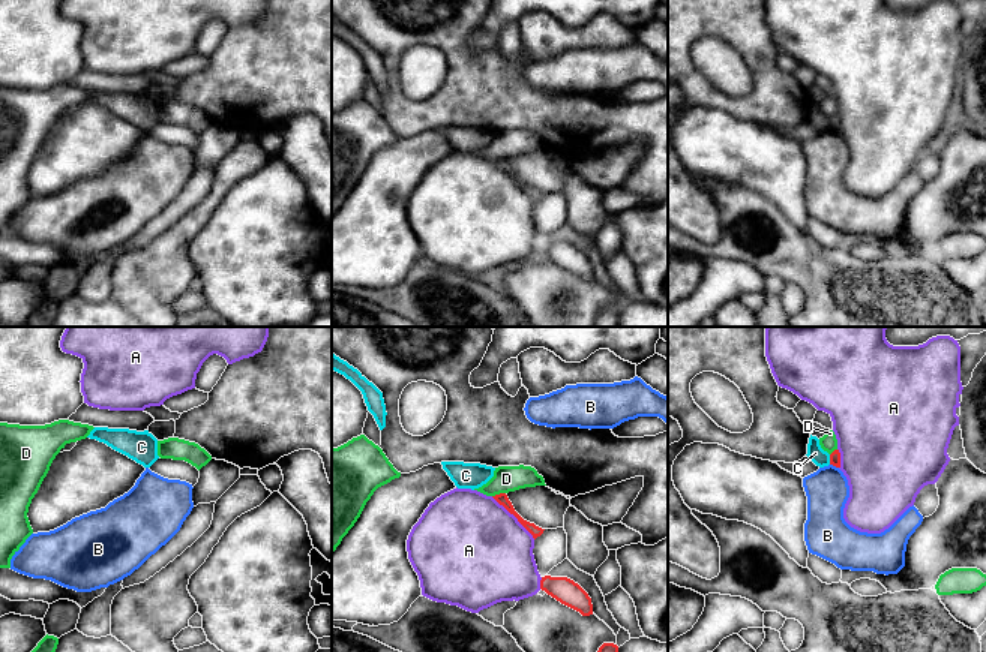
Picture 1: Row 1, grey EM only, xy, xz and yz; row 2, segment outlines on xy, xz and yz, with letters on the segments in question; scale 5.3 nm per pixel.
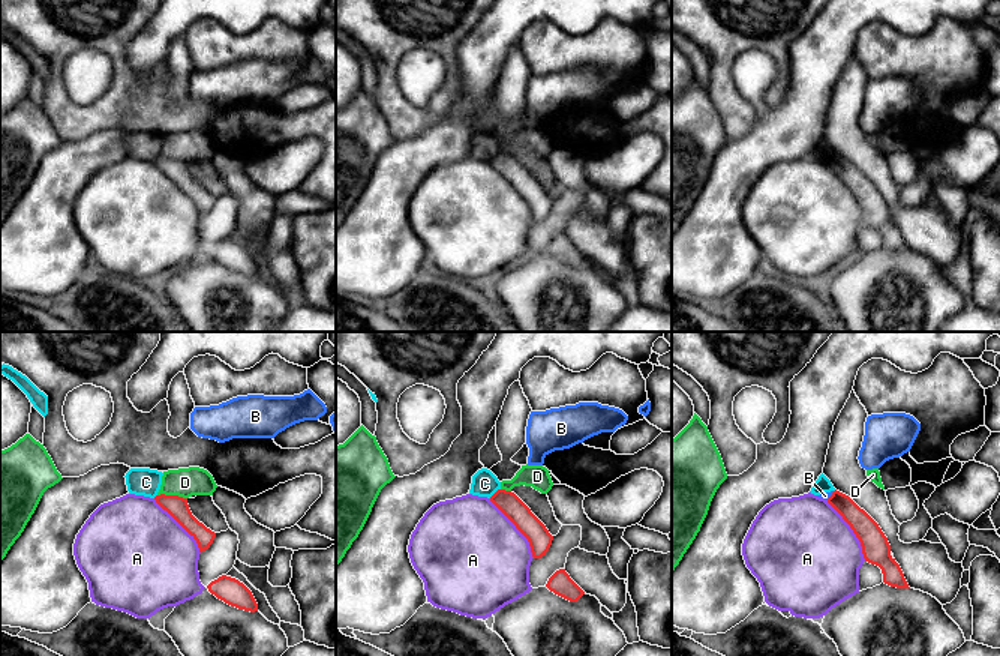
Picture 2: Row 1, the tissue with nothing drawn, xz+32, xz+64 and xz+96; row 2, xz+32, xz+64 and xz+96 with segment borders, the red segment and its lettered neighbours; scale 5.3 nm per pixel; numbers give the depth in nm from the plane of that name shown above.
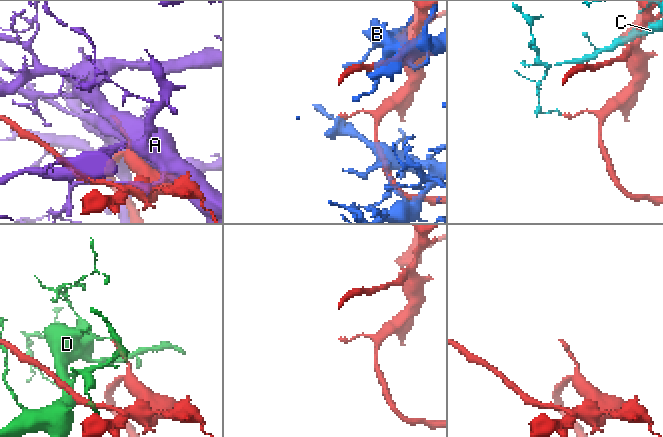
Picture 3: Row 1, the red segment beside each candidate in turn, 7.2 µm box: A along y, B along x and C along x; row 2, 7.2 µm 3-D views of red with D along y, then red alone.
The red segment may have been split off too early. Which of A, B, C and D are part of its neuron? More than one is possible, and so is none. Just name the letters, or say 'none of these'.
none of these

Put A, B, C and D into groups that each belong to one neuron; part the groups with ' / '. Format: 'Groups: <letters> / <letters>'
Groups: A / B / C / D

